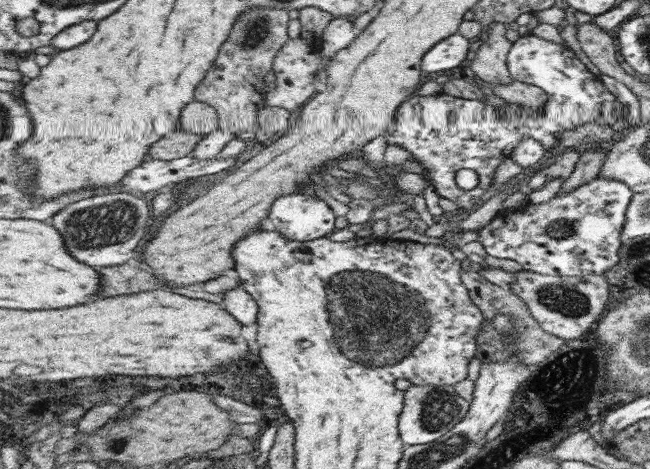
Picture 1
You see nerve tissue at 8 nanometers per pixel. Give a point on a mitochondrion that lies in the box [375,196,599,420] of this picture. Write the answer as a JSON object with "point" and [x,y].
{"point":[570,302]}

